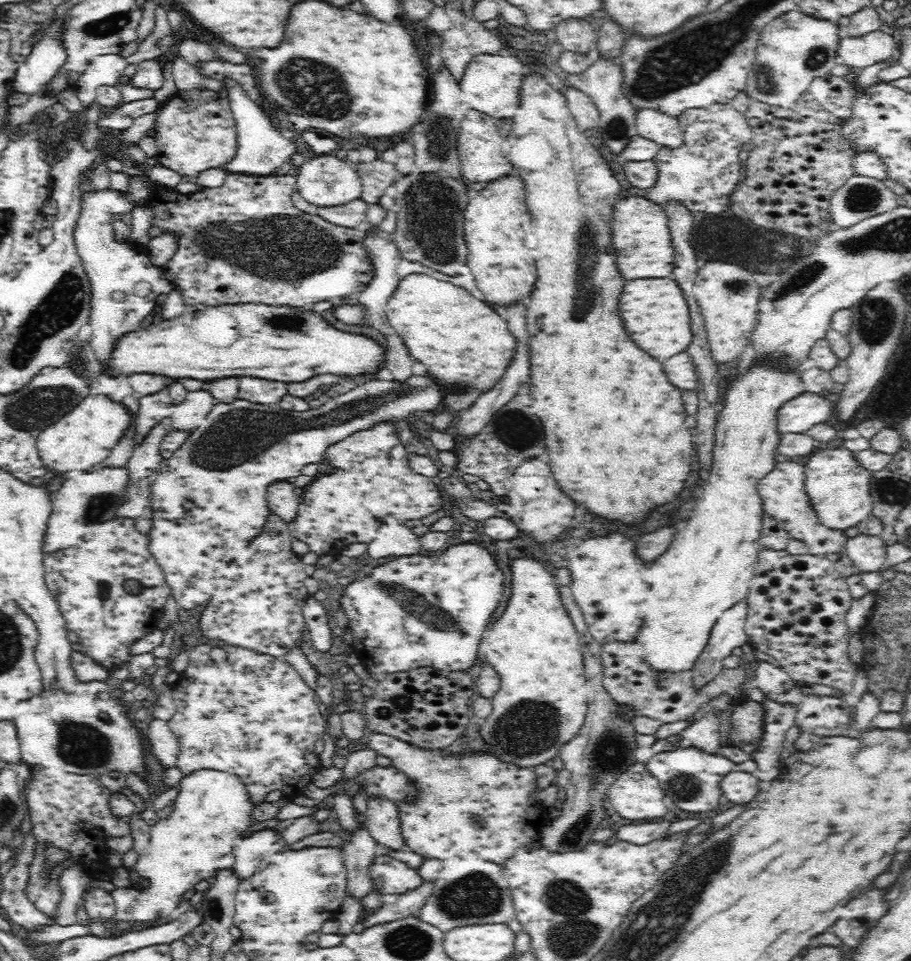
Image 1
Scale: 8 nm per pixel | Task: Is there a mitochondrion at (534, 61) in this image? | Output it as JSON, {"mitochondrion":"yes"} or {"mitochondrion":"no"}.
{"mitochondrion":"no"}

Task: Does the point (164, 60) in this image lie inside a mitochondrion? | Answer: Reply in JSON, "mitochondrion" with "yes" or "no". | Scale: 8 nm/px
{"mitochondrion":"no"}

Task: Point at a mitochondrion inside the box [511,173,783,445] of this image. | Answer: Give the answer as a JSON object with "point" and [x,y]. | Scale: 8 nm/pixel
{"point":[582,302]}

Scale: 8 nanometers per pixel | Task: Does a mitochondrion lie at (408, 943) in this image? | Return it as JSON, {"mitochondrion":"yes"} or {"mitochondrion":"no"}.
{"mitochondrion":"yes"}

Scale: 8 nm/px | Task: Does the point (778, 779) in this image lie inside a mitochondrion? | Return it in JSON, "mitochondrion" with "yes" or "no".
{"mitochondrion":"no"}

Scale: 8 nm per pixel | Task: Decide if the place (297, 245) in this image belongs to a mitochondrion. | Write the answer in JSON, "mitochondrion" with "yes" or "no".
{"mitochondrion":"yes"}

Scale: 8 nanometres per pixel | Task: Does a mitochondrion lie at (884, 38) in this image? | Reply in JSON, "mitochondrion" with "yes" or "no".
{"mitochondrion":"no"}

